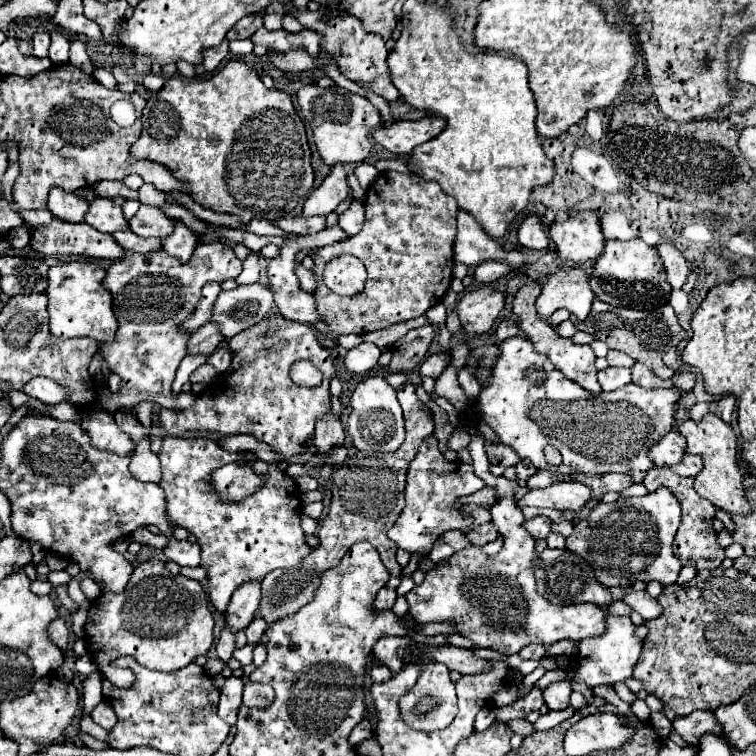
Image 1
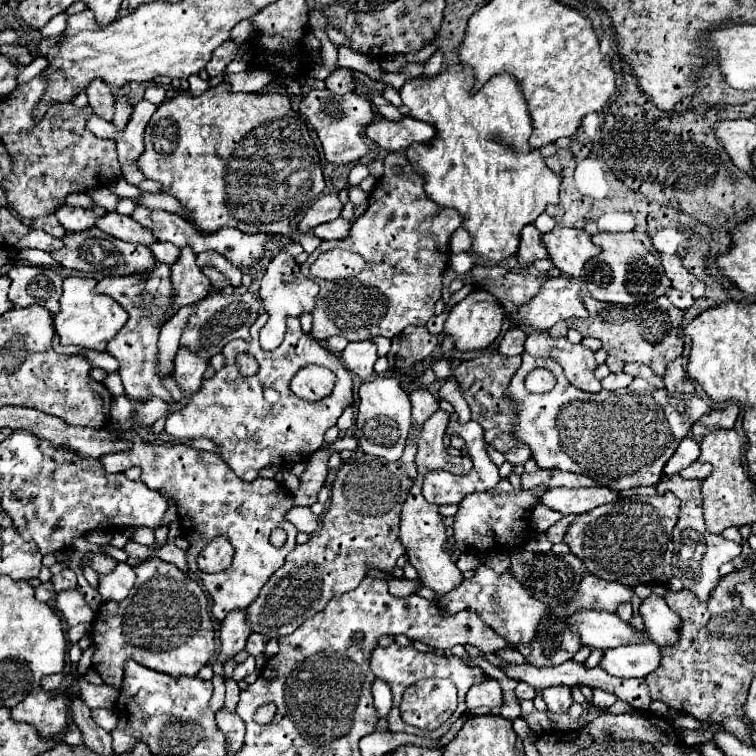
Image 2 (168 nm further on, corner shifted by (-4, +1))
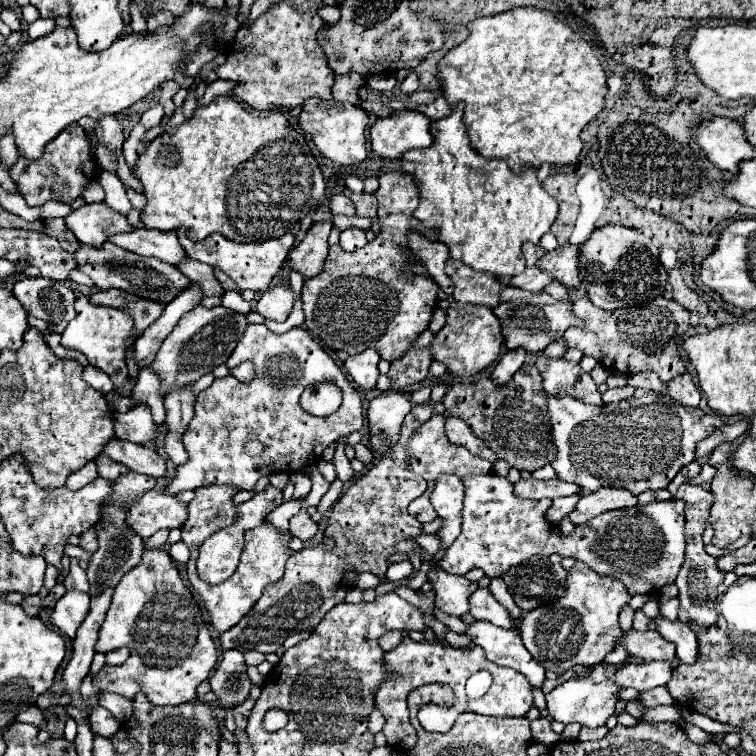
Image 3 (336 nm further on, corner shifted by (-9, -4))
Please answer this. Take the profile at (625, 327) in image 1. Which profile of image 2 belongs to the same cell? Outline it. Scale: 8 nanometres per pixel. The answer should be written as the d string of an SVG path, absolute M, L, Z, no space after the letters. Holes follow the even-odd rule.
M582 295L586 305L586 319L570 319L570 327L580 331L582 337L596 337L602 341L604 351L622 361L638 361L648 365L656 375L664 375L666 365L682 355L684 337L682 337L682 319L684 311L674 307L666 295L644 303L644 305L612 305Z

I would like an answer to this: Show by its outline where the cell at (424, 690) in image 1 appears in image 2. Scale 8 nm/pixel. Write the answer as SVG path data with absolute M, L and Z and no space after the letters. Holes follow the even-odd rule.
M392 643L392 645L386 647L386 649L384 649L384 647L376 647L376 649L372 651L372 657L370 657L370 669L372 669L372 673L374 673L376 679L388 683L390 689L392 689L392 711L390 711L388 717L386 717L386 721L388 721L388 725L390 725L390 731L402 731L402 733L410 733L410 735L418 735L418 737L432 737L432 739L442 737L442 735L450 729L450 725L466 711L464 697L466 697L468 689L470 689L472 685L478 685L478 683L486 677L486 673L484 673L478 665L466 663L466 661L460 659L460 657L454 657L454 655L446 657L446 655L436 655L436 653L422 653L422 651L416 651L414 647L400 647L400 645L396 645L396 643ZM424 677L448 677L448 679L452 679L452 683L458 687L458 709L456 709L454 715L452 715L442 727L438 727L436 731L414 729L412 725L408 725L408 723L402 721L400 711L398 711L398 705L400 705L400 699L402 699L404 689L410 687L412 683L416 683L418 679L424 679Z

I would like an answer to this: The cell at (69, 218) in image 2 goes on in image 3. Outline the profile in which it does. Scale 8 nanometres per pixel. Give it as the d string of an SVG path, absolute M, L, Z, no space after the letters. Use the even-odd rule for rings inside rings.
M105 202L99 204L85 204L79 210L73 210L65 218L67 228L77 236L79 242L99 248L111 234L129 232L131 226L127 224L127 218L119 212L111 210Z

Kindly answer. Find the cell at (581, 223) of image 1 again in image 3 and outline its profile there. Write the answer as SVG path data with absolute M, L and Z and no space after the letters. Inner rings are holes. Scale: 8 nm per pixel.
M565 244L551 252L547 252L543 258L539 258L539 268L549 272L555 280L565 284L567 288L577 288L581 284L579 280L579 246Z

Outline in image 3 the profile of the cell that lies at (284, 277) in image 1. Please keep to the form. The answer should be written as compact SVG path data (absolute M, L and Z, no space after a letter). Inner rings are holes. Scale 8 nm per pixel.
M289 282L271 284L257 302L257 312L269 320L283 322L295 306L295 292L291 290Z

